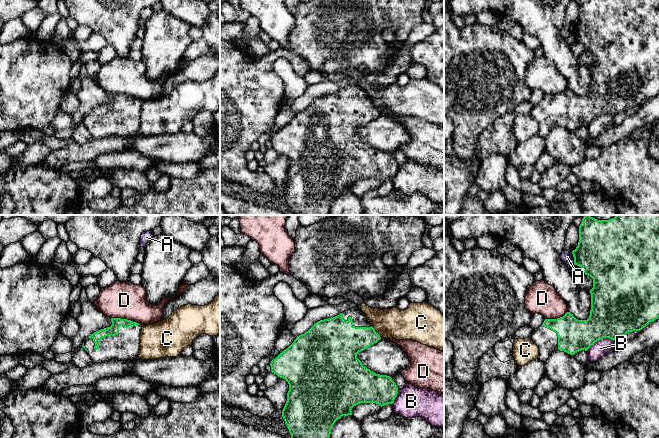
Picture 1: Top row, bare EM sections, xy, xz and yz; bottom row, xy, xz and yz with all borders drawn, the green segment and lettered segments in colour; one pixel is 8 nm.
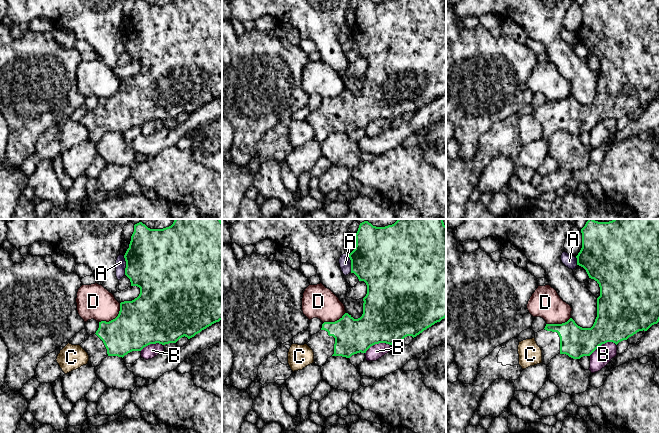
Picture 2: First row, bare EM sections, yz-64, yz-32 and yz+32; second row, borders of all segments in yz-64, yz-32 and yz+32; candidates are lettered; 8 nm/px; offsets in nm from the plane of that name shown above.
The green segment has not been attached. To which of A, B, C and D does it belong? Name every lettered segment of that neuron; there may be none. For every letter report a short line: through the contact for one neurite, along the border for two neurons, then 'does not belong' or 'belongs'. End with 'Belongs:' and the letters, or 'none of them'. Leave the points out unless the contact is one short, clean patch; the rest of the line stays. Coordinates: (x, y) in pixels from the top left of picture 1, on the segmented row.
A: line yz (571, 252), (574, 263); does not belong
B: does not belong
C: line xz (371, 325), (381, 337); does not belong
D: does not belong
Belongs: none of them

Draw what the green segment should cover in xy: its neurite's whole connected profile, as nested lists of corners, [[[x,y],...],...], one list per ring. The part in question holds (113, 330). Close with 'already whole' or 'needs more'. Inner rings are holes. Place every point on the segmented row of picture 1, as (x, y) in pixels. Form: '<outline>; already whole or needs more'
[[[111,318],[111,322],[110,327],[94,332],[86,338],[82,345],[91,357],[92,363],[101,363],[112,359],[128,361],[137,357],[139,353],[143,325],[121,318]]]; needs more

